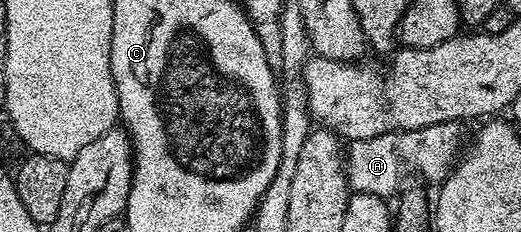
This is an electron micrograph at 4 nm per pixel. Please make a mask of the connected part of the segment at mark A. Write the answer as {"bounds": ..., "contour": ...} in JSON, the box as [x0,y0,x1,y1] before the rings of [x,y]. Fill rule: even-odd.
{"bounds":[345,121,464,199],"contour":[[[446,121],[433,123],[433,127],[405,129],[377,135],[373,139],[350,142],[345,153],[347,184],[354,192],[391,199],[400,192],[404,184],[403,172],[406,169],[420,173],[424,182],[441,183],[451,174],[460,156],[461,146],[464,144],[463,129],[464,126],[460,122]]]}

